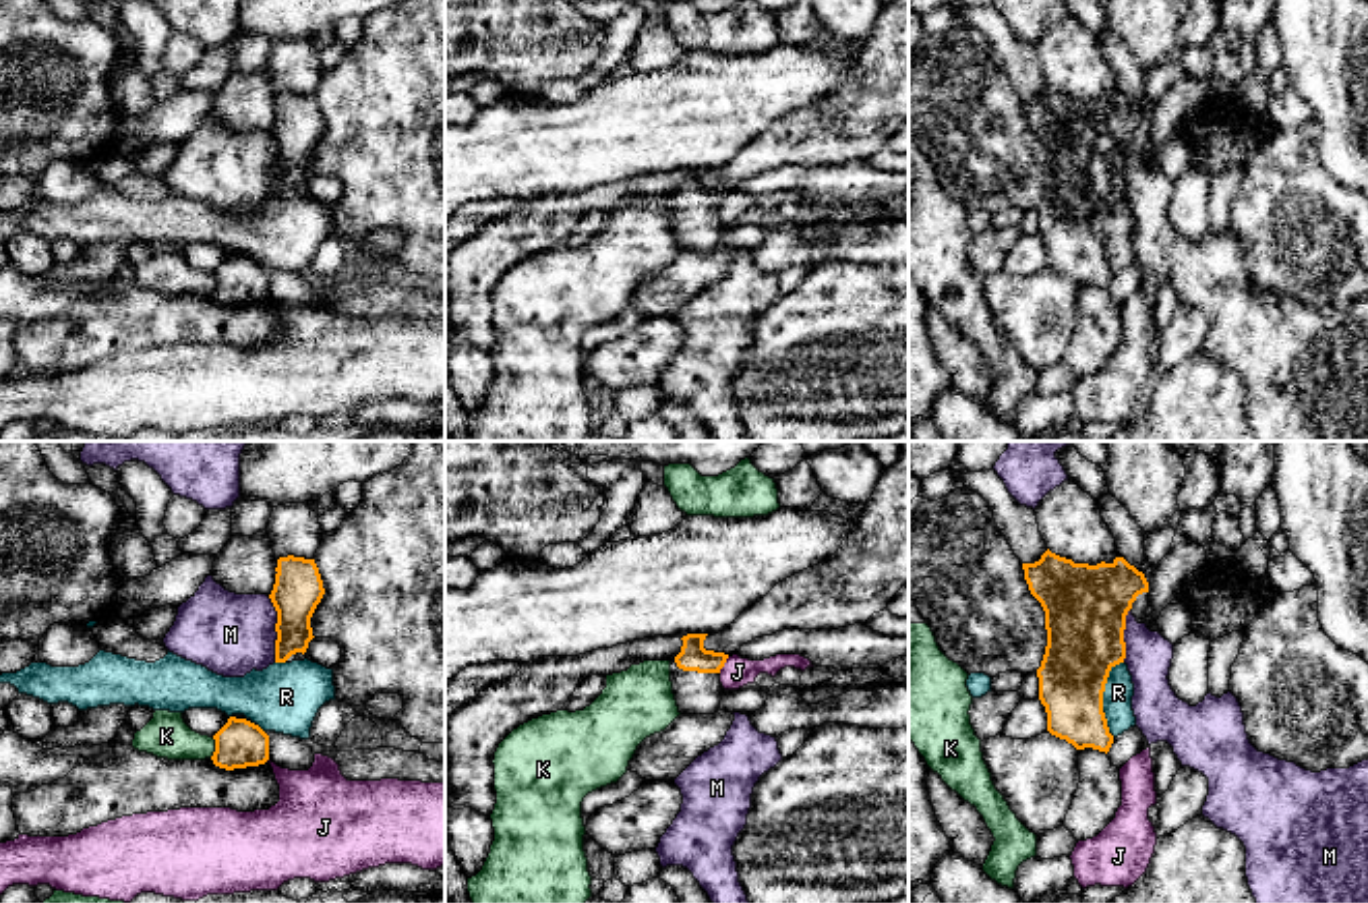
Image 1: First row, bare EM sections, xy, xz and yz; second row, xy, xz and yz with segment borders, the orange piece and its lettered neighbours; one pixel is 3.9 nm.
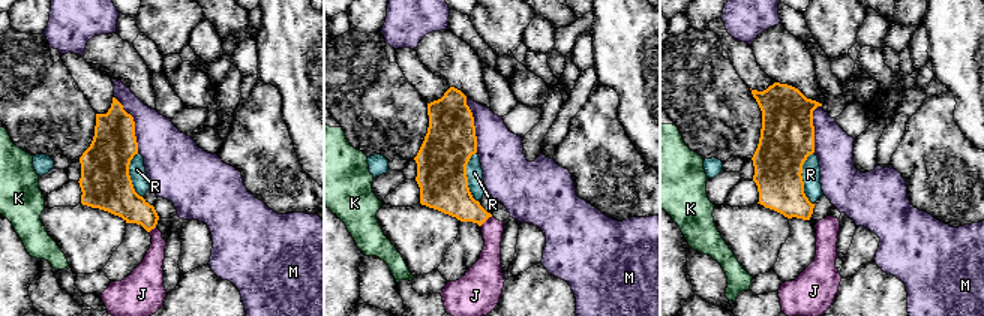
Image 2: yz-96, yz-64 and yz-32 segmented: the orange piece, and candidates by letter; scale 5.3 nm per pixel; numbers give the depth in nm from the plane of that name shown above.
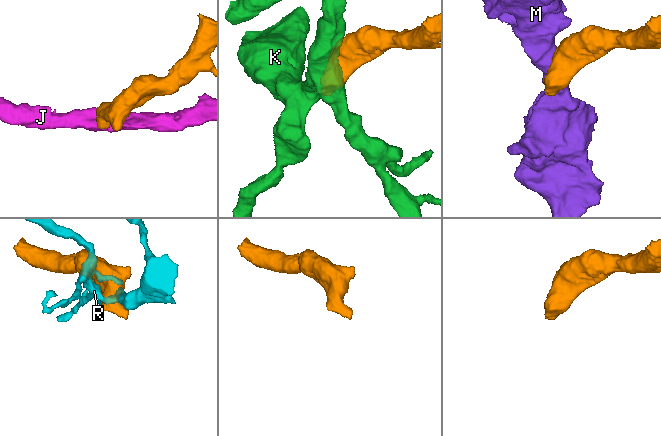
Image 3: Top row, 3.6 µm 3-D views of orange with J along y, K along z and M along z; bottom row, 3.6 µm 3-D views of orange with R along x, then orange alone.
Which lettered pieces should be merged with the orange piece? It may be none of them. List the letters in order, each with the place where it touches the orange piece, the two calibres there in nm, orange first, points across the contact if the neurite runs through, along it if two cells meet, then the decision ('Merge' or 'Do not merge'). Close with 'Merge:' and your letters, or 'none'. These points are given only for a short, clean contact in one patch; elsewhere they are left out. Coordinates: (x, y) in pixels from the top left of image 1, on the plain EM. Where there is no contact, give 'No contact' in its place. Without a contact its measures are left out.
J: Touches orange at xz (723, 201). Thickness 110 nm (orange) against 120 nm. Boundary: xz (729, 193), (719, 208). Do not merge
K: Touches orange at xy (216, 284). Thickness 190 nm (orange) against 180 nm. Boundary: xy (214, 274), (214, 288), (210, 293). Do not merge
M: Touches orange at xy (276, 166). Thickness 190 nm (orange) against 320 nm. Boundary: xy (268, 133), (276, 148), (276, 197). Do not merge
R: Touches orange at yz (1102, 235). Thickness 300 nm (orange) against 110 nm. Do not merge
Merge: none

